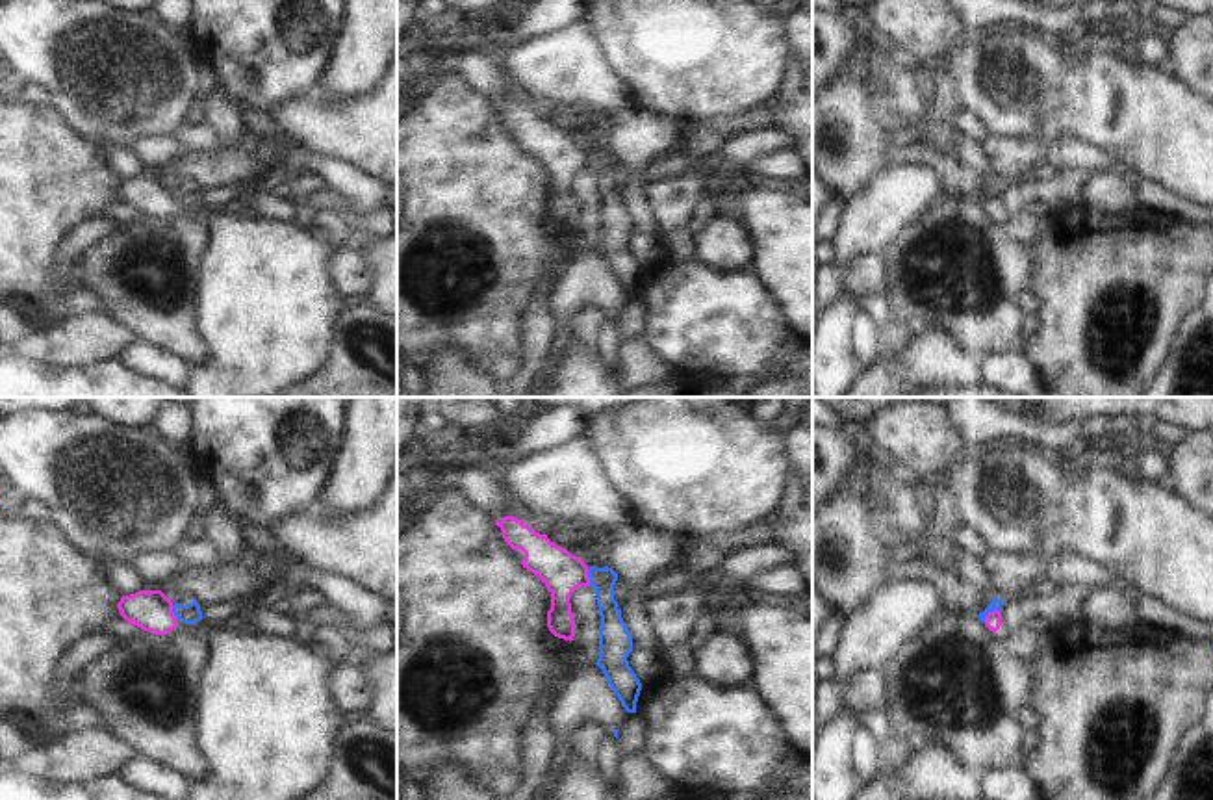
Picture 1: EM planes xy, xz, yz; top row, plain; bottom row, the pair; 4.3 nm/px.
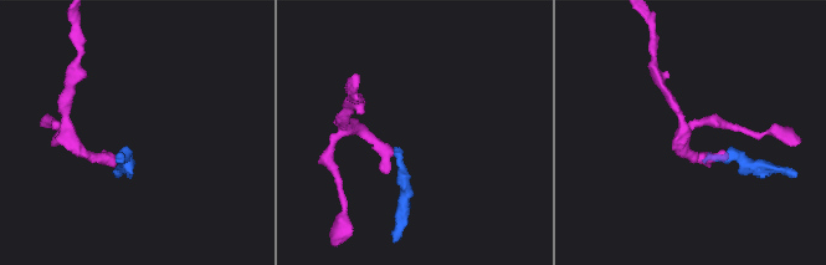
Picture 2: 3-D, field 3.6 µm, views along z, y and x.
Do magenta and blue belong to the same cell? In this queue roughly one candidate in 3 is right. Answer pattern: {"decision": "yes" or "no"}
{"decision": "no"}

